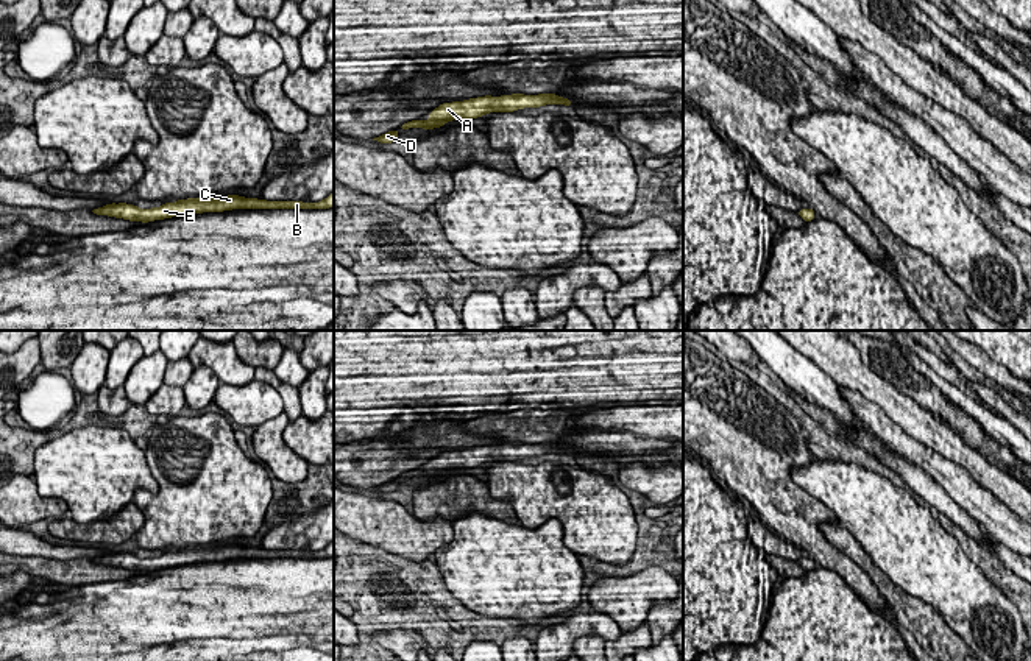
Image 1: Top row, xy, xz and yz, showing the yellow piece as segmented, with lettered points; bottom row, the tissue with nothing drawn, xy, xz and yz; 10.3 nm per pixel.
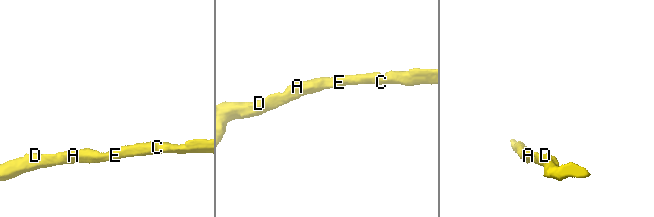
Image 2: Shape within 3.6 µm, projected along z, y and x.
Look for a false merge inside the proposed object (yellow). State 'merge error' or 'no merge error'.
no merge error

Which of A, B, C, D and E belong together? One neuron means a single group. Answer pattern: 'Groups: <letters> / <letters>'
Groups: A B C D E

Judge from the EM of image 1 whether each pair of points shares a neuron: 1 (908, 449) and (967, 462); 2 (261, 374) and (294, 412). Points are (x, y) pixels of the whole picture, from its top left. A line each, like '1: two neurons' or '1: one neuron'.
1: two neurons
2: one neuron

